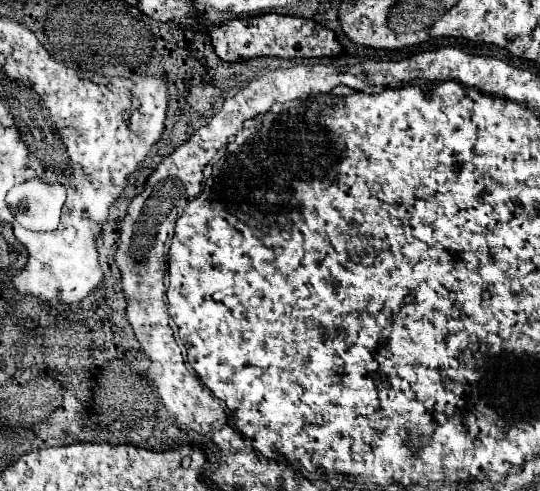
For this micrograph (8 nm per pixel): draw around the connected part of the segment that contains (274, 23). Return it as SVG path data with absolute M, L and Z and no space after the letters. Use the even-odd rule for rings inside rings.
M266 13L256 17L234 17L224 21L222 25L212 25L204 29L206 35L212 39L216 55L220 55L222 61L248 61L254 57L282 57L282 59L294 59L294 57L336 57L340 55L342 47L336 41L336 35L310 21L290 15L278 15L278 13Z

